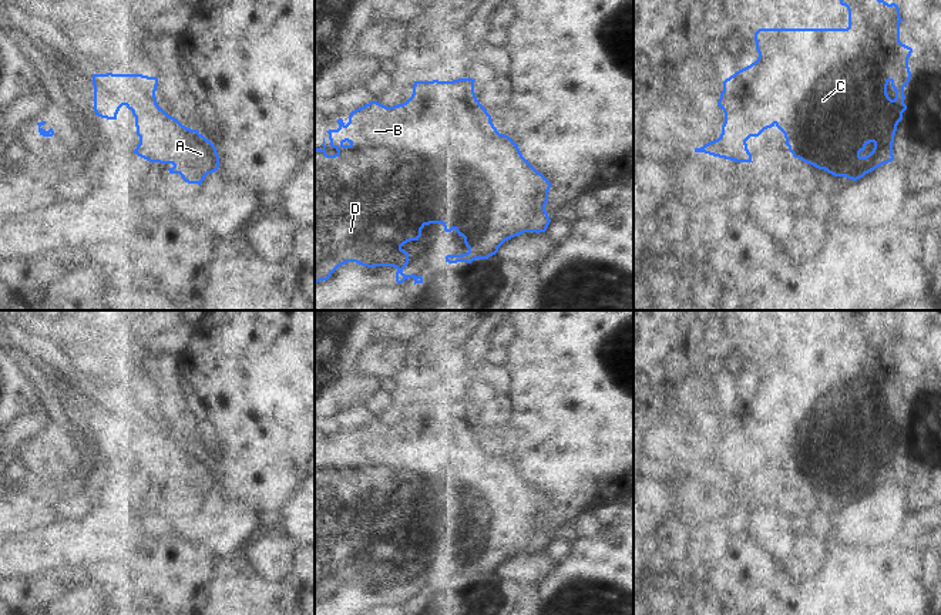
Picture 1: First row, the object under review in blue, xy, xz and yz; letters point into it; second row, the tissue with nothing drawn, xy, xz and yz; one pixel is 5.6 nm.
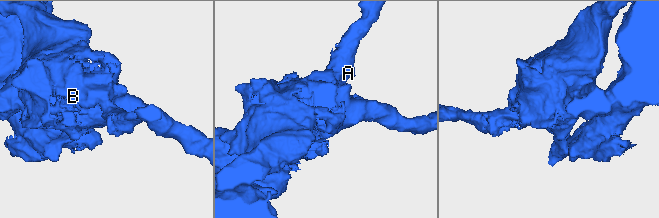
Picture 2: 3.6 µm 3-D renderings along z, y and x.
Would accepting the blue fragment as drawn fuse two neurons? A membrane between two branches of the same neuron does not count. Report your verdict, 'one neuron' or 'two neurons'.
one neuron

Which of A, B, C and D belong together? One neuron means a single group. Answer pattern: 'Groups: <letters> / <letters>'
Groups: A B C D.

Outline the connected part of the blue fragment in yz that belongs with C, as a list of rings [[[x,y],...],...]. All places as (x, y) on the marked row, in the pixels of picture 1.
[[[840,0],[840,4],[848,10],[847,28],[759,28],[755,33],[757,60],[723,81],[717,101],[725,112],[722,134],[695,152],[753,162],[746,141],[776,125],[794,158],[834,177],[857,181],[894,159],[893,142],[907,110],[904,87],[911,78],[908,58],[913,53],[900,41],[900,9],[884,0]]]

